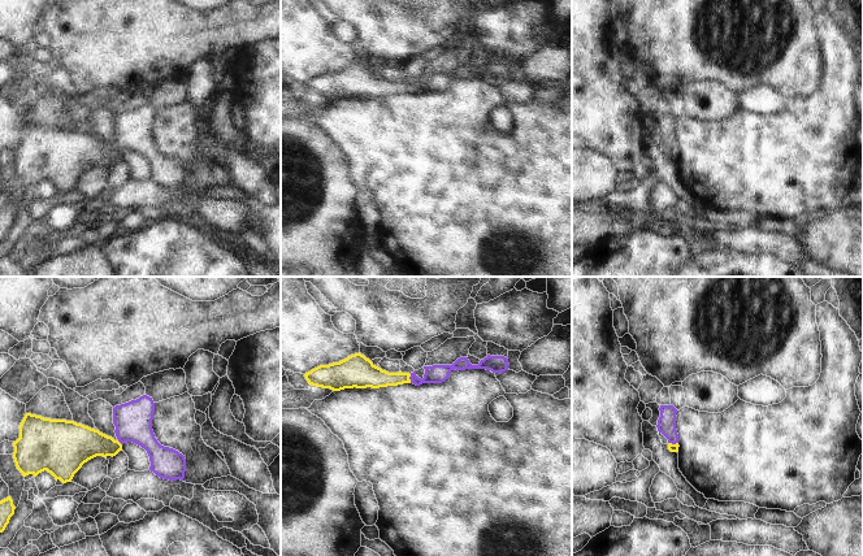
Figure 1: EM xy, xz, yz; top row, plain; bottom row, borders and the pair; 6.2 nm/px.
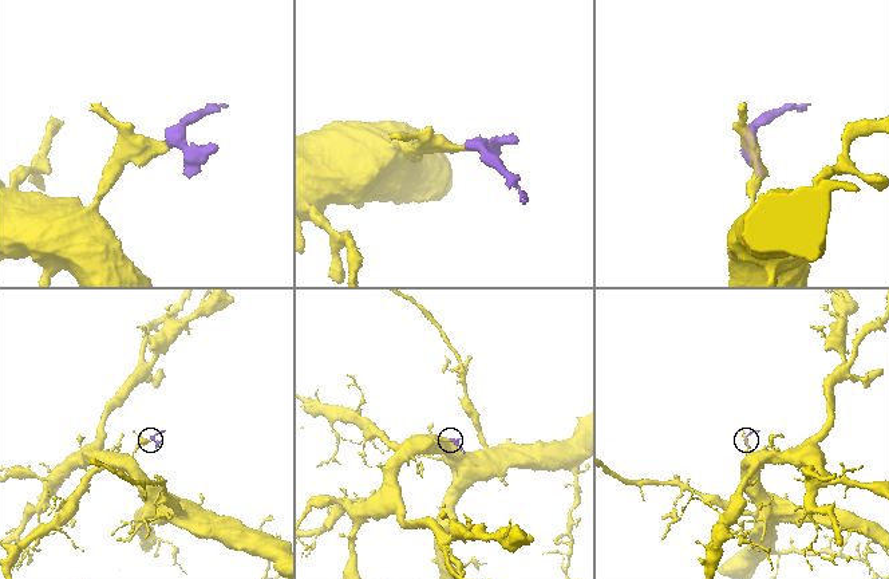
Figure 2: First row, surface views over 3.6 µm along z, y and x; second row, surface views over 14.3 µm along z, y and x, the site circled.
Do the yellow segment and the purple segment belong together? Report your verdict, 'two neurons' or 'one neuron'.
one neuron

